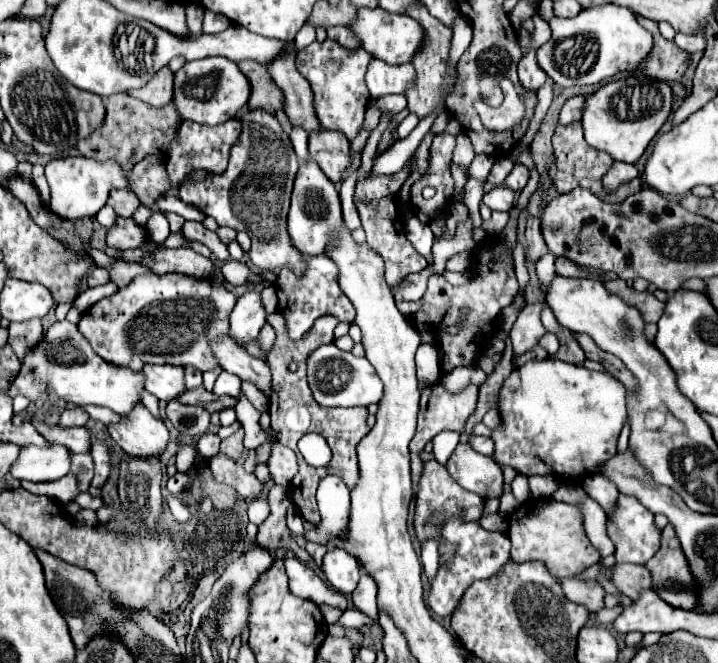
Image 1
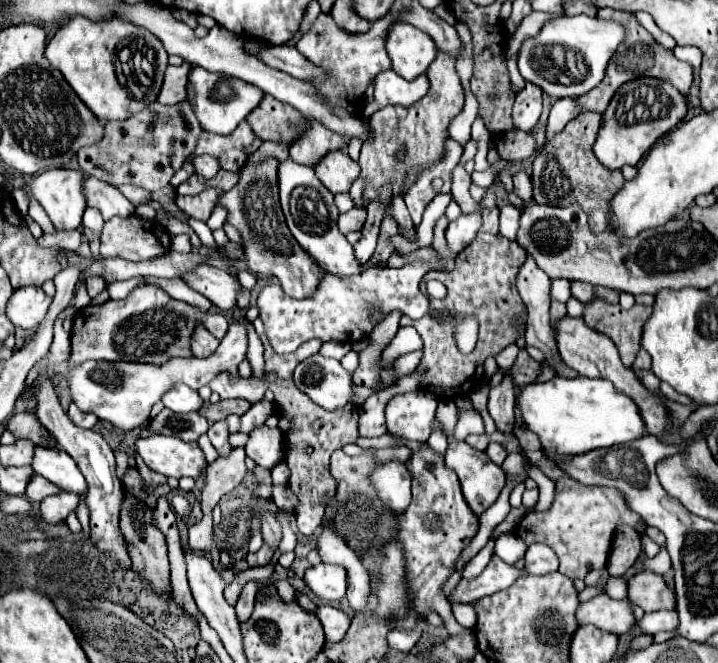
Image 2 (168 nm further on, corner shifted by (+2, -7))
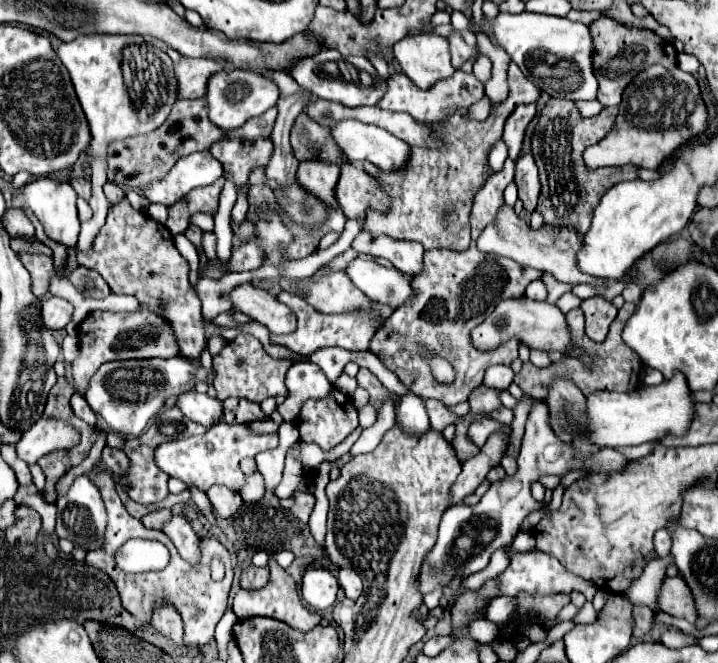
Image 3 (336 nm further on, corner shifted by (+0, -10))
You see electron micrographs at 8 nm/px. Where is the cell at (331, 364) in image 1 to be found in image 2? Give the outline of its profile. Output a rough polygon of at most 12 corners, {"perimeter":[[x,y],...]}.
{"perimeter":[[312,355],[296,387],[336,411],[354,403],[354,381],[338,359]]}

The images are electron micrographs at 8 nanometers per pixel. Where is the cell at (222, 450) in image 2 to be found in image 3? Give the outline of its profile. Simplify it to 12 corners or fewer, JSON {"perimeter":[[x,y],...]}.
{"perimeter":[[214,424],[158,446],[156,464],[206,492],[238,492],[240,460],[278,446],[278,434]]}

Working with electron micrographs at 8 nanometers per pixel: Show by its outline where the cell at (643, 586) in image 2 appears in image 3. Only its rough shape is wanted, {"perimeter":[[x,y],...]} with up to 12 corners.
{"perimeter":[[680,576],[664,580],[662,612],[690,622],[696,602]]}

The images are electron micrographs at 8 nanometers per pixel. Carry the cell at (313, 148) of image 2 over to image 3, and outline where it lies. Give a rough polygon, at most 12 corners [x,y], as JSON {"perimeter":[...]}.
{"perimeter":[[300,162],[300,186],[338,208],[334,194],[340,166]]}

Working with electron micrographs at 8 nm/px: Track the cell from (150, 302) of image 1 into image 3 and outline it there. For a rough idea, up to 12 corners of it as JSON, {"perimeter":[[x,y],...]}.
{"perimeter":[[90,312],[78,326],[74,386],[106,362],[172,358],[162,316]]}

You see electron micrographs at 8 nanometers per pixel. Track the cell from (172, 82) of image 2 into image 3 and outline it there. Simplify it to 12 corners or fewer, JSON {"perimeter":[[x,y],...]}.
{"perimeter":[[210,58],[176,64],[180,98],[202,98],[220,64]]}

